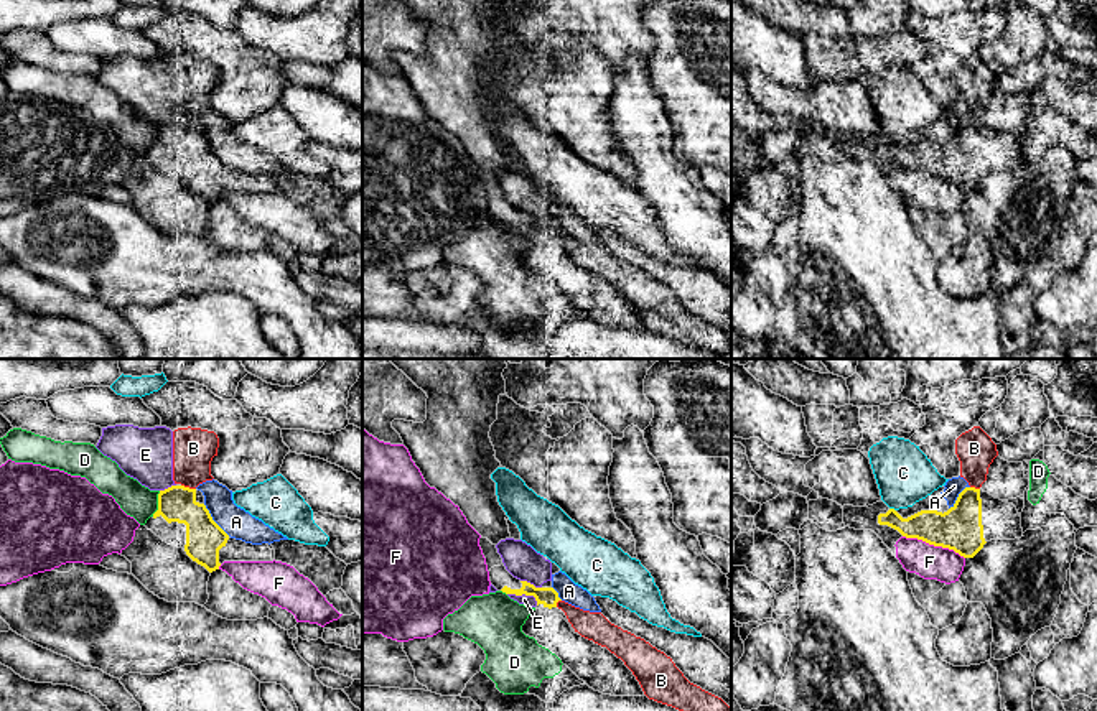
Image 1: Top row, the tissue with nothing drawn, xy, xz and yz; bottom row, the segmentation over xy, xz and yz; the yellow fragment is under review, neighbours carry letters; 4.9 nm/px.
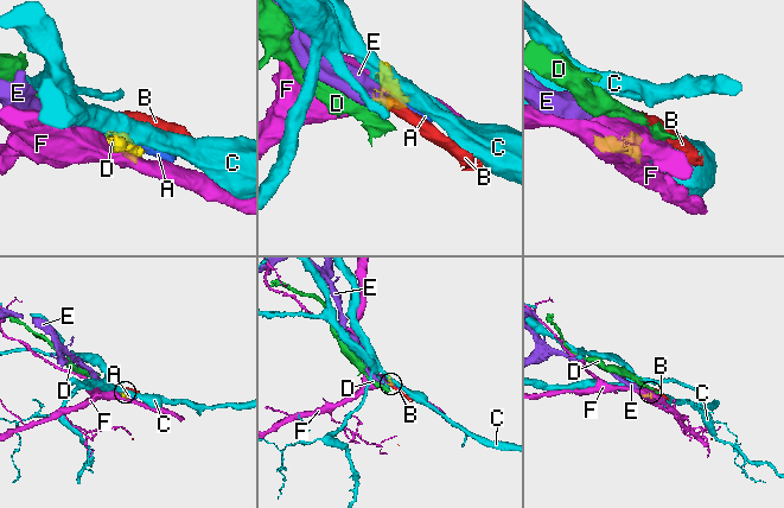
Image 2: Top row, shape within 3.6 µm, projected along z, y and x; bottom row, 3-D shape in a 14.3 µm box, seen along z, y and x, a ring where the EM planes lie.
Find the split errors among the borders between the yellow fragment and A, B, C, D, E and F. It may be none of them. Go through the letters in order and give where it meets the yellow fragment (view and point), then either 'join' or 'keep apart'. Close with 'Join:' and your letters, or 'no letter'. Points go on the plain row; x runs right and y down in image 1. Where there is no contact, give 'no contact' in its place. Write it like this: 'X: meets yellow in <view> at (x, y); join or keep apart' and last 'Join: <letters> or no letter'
A: meets yellow in xy at (213, 152); keep apart
B: meets yellow in xy at (188, 119); keep apart
C: meets yellow in yz at (893, 140); keep apart
D: meets yellow in xy at (158, 135); keep apart
E: meets yellow in xz at (524, 224); keep apart
F: meets yellow in yz at (934, 176); keep apart
Join: no letter

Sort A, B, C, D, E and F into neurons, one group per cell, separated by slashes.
A B E / C / D / F

